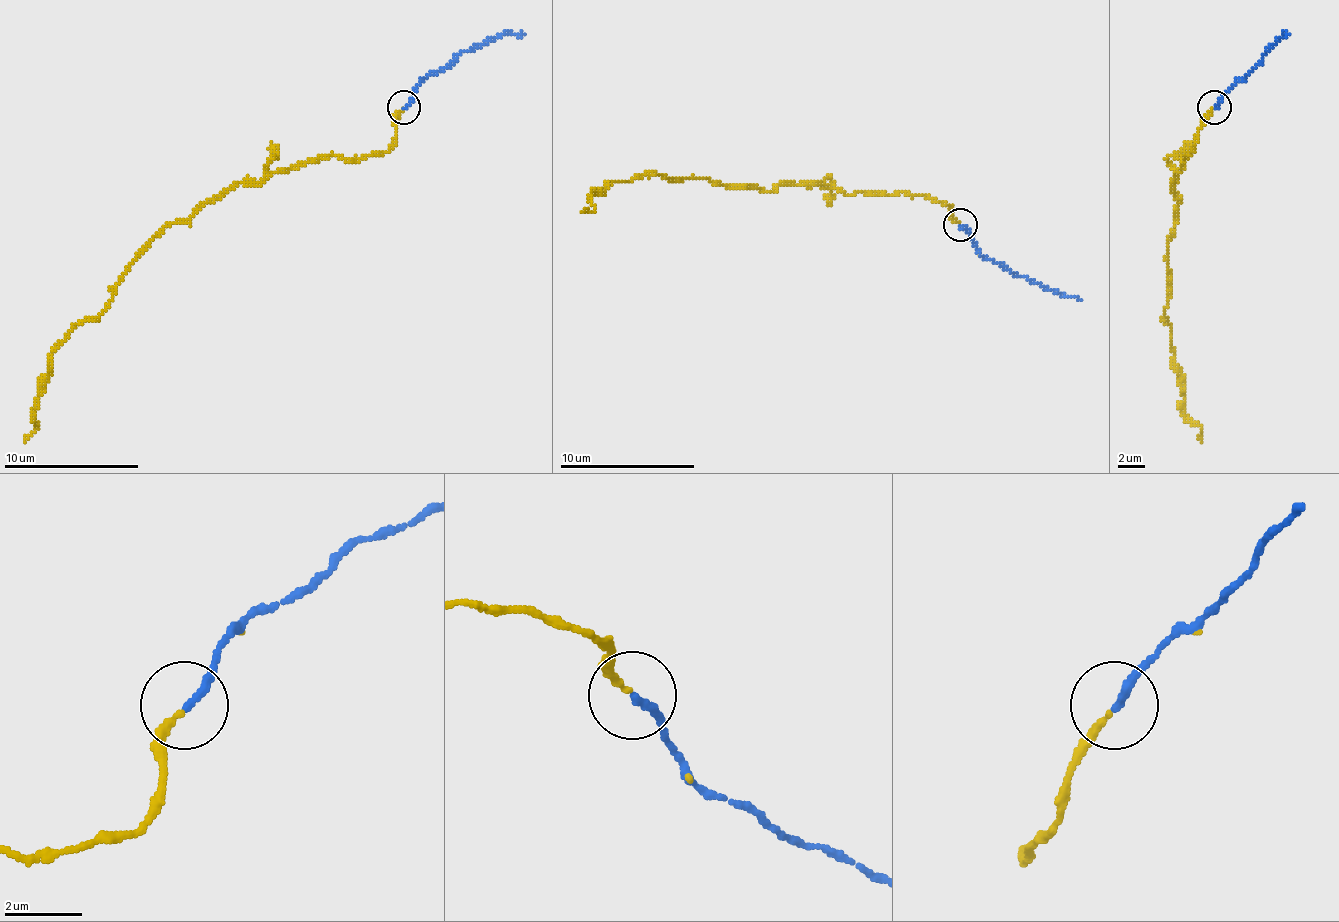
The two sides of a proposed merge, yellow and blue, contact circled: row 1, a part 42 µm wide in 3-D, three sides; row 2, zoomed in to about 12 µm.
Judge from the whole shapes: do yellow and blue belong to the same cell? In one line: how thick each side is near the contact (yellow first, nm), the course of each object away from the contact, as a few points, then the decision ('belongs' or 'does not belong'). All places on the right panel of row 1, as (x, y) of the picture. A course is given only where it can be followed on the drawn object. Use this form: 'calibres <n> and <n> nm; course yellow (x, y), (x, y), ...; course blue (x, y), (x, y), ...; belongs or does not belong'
calibres 170 and 220 nm; course yellow (1211, 108), (1174, 182), (1181, 196), (1168, 243), (1164, 311), (1184, 415), (1198, 425), (1201, 442); course blue (1215, 108), (1282, 34), (1289, 34); belongs

